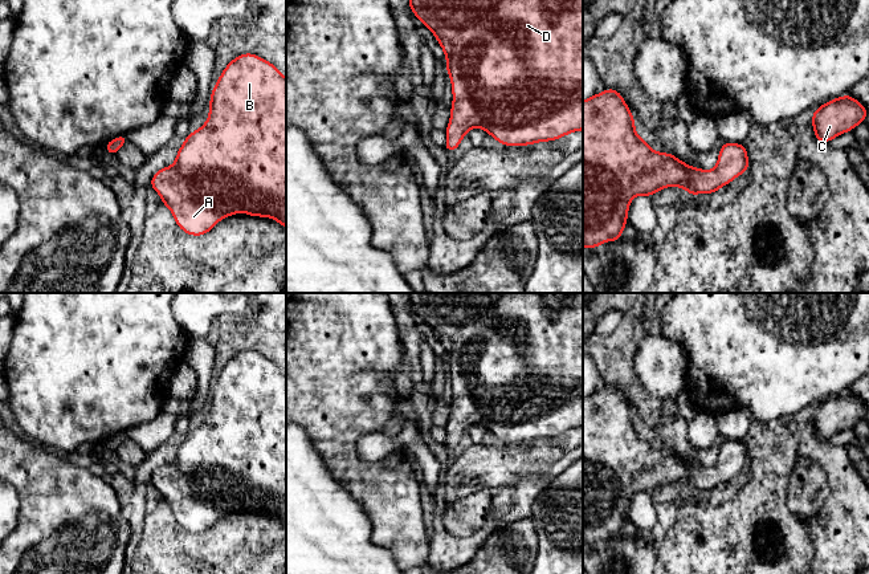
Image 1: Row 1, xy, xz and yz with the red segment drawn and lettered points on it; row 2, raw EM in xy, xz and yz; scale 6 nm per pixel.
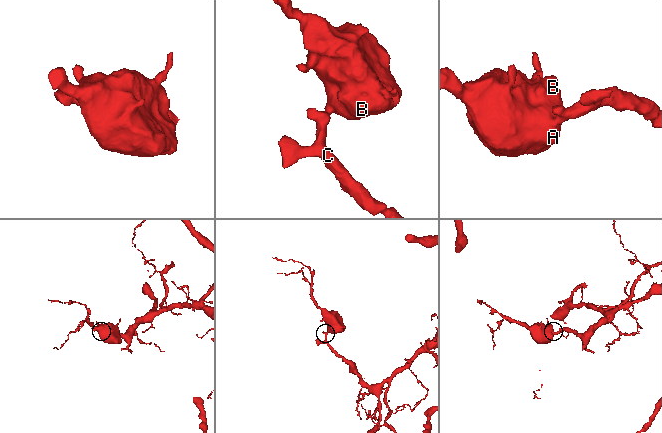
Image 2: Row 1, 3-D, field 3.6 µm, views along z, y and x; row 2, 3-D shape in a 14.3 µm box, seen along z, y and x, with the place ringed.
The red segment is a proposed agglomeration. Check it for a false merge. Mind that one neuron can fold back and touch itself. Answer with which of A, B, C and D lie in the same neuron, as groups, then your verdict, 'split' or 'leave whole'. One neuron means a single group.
groups A B C D; leave whole

